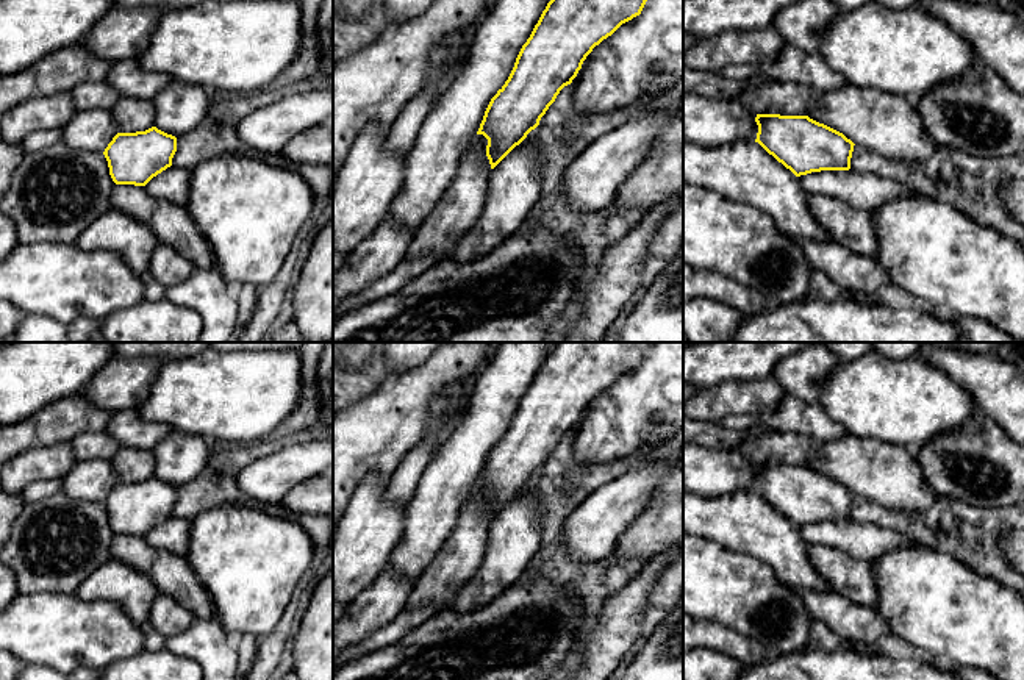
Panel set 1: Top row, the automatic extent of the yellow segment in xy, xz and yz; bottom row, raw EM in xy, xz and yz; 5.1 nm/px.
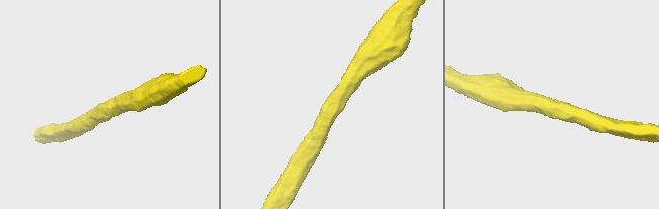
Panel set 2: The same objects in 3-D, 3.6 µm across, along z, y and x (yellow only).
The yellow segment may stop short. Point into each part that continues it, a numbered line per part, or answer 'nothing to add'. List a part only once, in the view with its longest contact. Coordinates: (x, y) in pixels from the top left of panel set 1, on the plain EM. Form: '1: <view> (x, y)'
nothing to add

